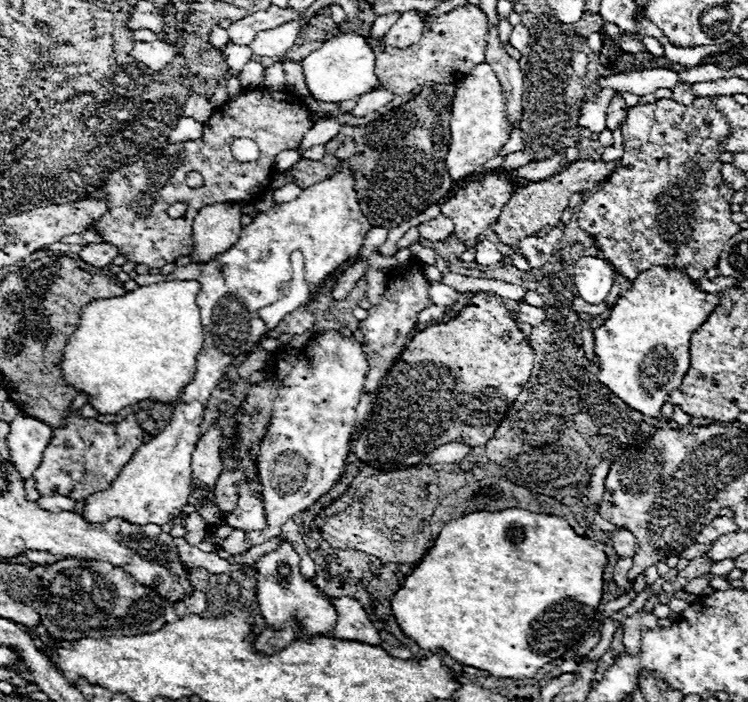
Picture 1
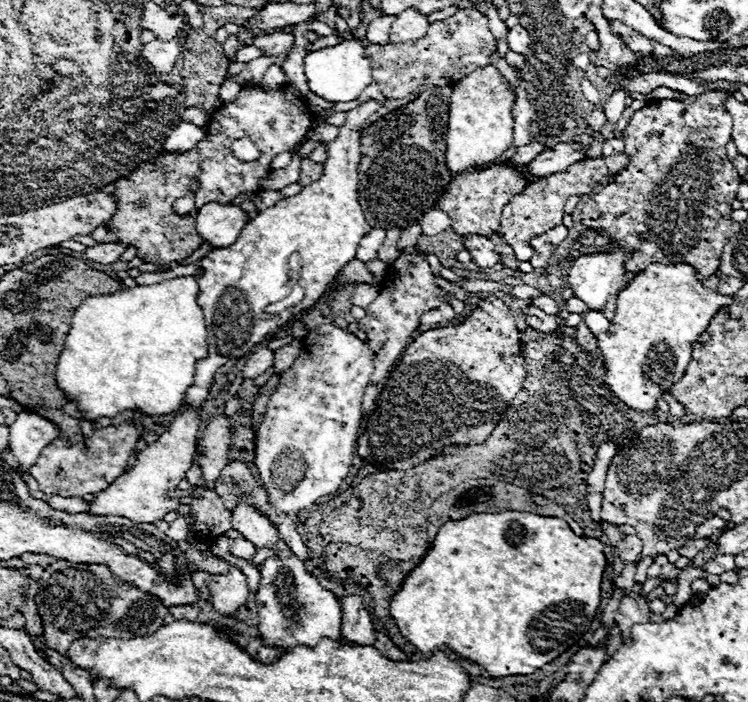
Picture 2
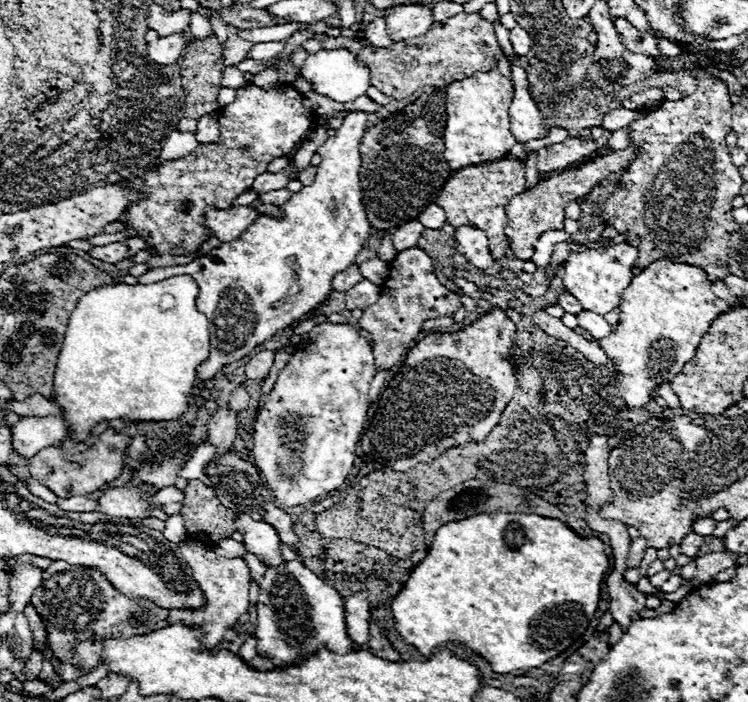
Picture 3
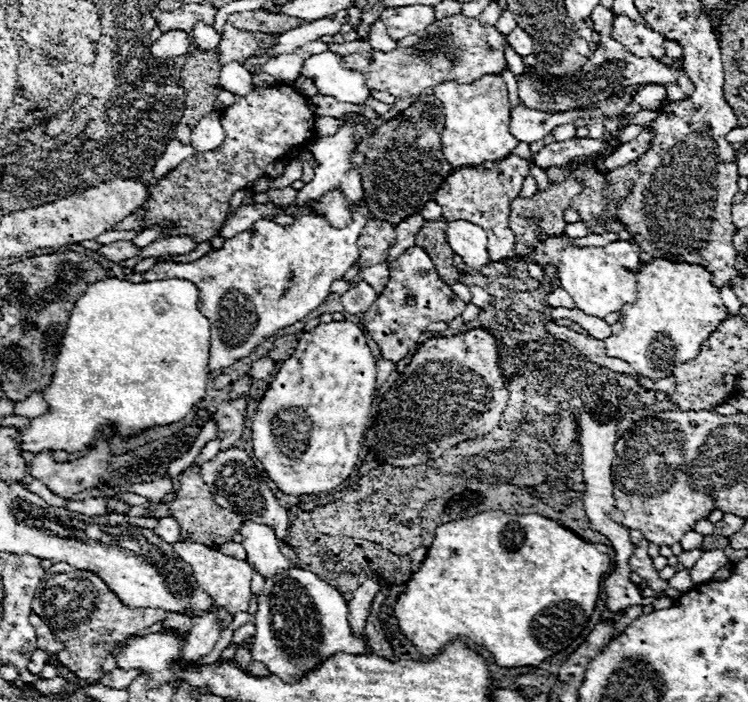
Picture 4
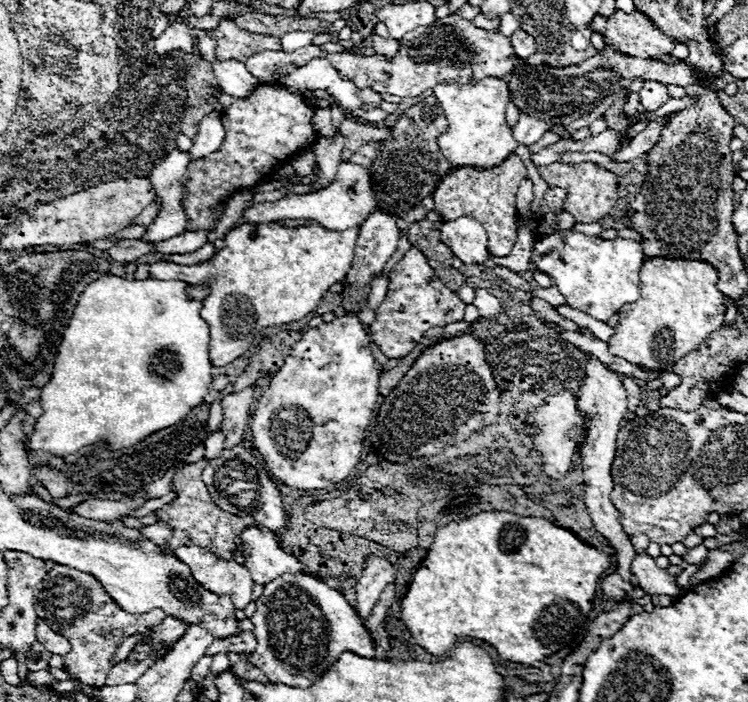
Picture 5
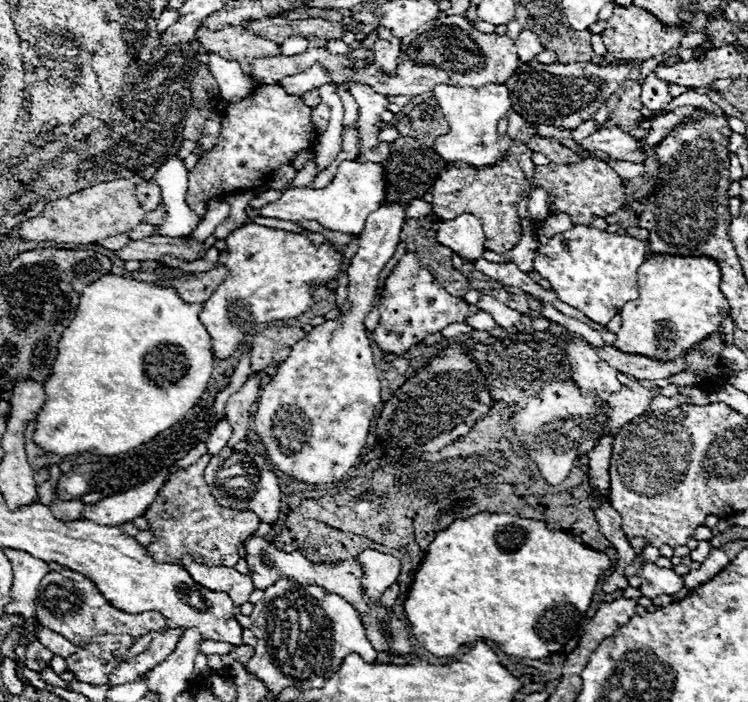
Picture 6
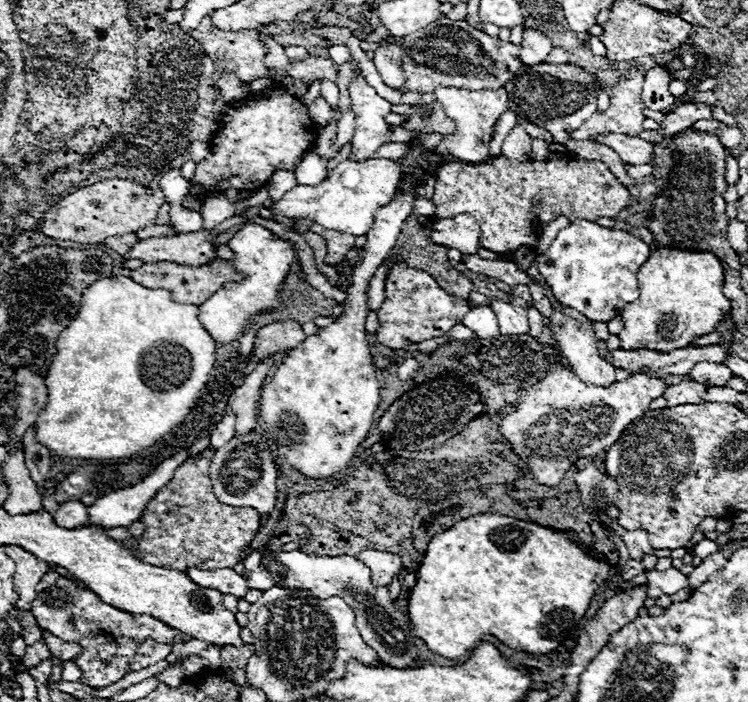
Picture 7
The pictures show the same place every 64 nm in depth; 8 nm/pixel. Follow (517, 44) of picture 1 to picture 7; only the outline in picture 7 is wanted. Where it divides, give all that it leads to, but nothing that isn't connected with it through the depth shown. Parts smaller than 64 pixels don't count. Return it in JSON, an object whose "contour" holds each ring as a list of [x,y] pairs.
{"contour":[[[524,30],[524,40],[520,46],[520,58],[526,66],[536,66],[546,60],[550,50],[554,48],[552,40],[538,30]]]}

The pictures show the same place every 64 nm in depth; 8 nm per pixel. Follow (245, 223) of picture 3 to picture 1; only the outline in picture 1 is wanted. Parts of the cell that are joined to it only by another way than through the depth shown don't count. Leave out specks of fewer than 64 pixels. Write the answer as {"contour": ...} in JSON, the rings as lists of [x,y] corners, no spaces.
{"contour":[[[208,204],[202,210],[198,210],[194,218],[194,250],[192,260],[194,262],[208,262],[214,258],[214,254],[220,254],[228,248],[232,248],[238,242],[240,236],[240,208],[236,204]]]}

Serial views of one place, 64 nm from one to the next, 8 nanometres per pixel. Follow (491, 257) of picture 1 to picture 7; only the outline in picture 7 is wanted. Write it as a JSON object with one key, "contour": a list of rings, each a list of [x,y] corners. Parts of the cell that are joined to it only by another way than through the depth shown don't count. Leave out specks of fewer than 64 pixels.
{"contour":[[[458,214],[454,218],[434,218],[430,240],[440,246],[450,246],[462,254],[476,254],[480,240],[480,226],[474,218]]]}

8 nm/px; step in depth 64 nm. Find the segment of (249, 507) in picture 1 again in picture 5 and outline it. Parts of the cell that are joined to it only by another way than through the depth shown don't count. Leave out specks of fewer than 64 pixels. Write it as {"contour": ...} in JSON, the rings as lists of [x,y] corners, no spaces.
{"contour":[[[250,526],[242,534],[242,550],[246,568],[254,582],[268,584],[280,574],[306,574],[304,564],[294,554],[284,554],[278,546],[278,538],[272,532],[262,532],[258,526]]]}

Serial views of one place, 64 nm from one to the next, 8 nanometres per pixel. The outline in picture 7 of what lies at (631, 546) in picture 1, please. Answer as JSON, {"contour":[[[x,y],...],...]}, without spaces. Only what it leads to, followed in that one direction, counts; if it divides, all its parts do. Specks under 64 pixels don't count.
{"contour":[[[668,568],[664,572],[658,570],[648,570],[648,596],[650,598],[660,598],[662,594],[676,594],[682,588],[688,588],[688,576],[682,574],[676,568]]]}

